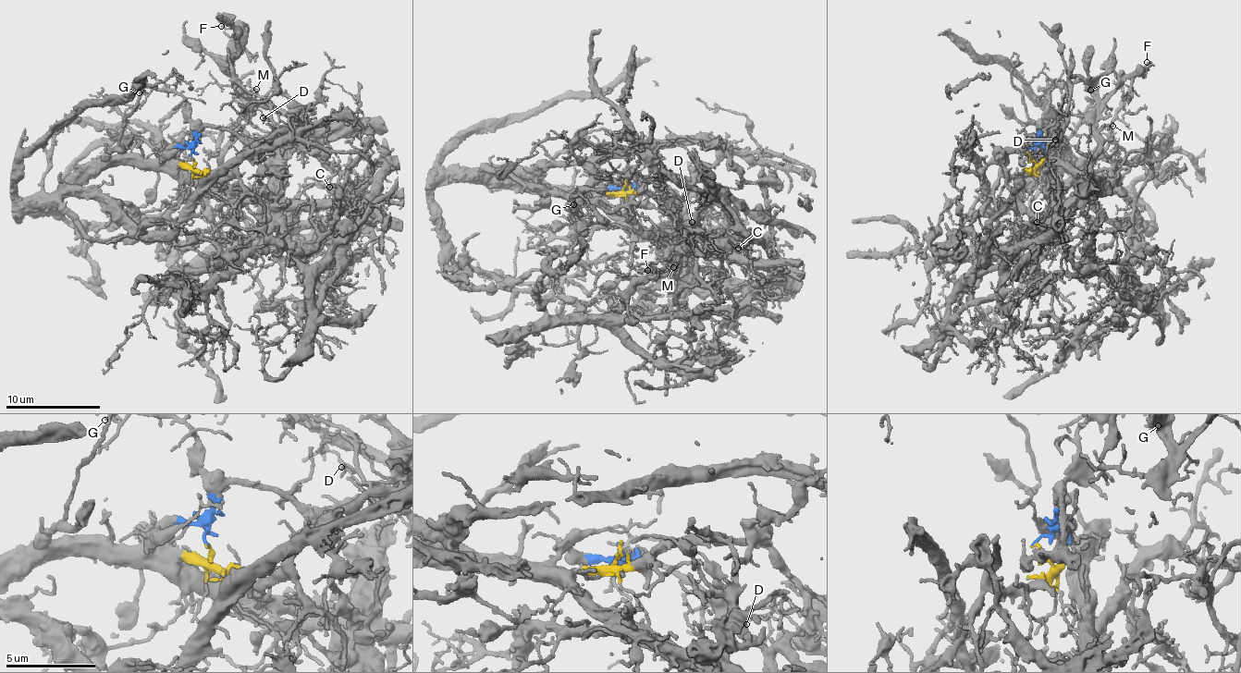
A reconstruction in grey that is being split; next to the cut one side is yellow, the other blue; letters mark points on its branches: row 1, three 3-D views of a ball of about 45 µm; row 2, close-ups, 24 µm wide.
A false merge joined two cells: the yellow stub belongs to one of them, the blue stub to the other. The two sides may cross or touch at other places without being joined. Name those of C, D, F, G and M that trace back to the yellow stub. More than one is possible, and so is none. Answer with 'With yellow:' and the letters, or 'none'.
With yellow: none

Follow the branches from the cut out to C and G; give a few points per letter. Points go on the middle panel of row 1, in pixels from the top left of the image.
C: (626, 179), (626, 186), (665, 198), (701, 233), (712, 234), (739, 257), (738, 249)
G: (626, 179), (626, 186), (633, 181), (629, 185), (625, 179), (585, 191), (572, 205)

